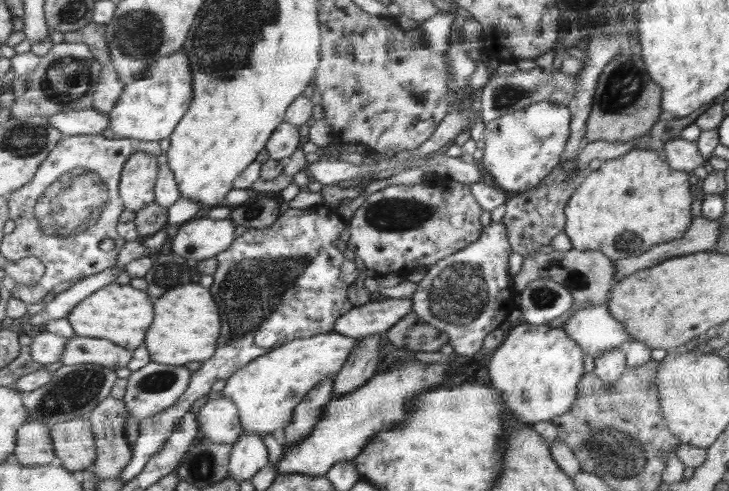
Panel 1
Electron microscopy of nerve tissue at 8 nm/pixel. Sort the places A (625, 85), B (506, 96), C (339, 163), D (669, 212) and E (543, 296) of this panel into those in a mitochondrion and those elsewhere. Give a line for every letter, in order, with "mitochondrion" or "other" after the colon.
A: mitochondrion
B: mitochondrion
C: other
D: other
E: mitochondrion

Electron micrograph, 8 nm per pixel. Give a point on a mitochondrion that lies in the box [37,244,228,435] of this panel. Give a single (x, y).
(159, 382)

